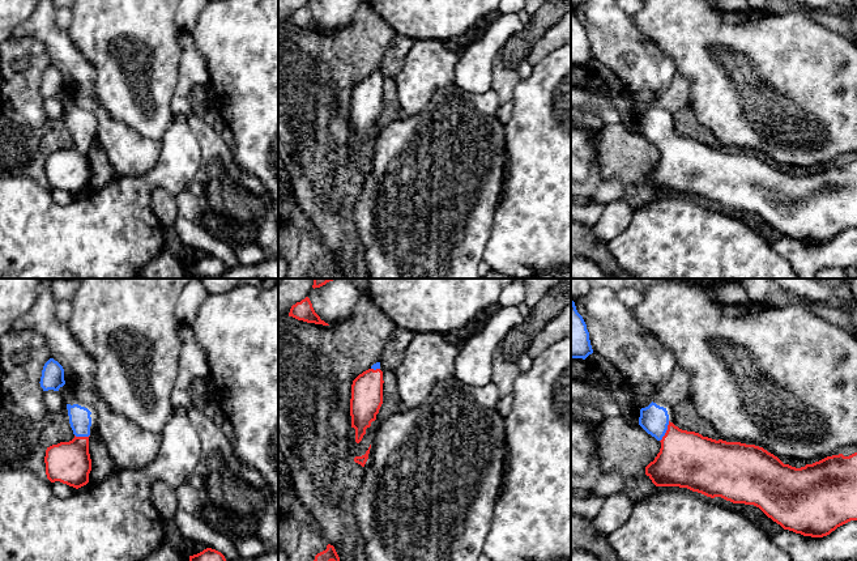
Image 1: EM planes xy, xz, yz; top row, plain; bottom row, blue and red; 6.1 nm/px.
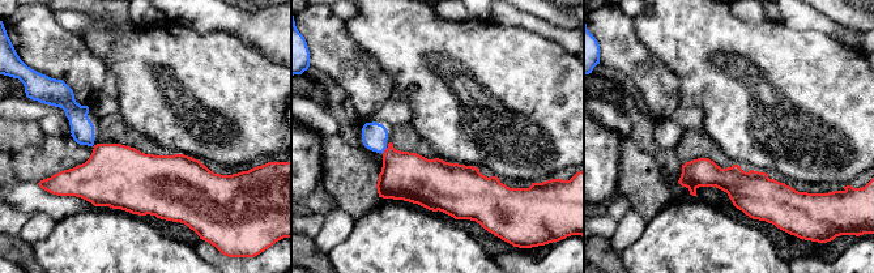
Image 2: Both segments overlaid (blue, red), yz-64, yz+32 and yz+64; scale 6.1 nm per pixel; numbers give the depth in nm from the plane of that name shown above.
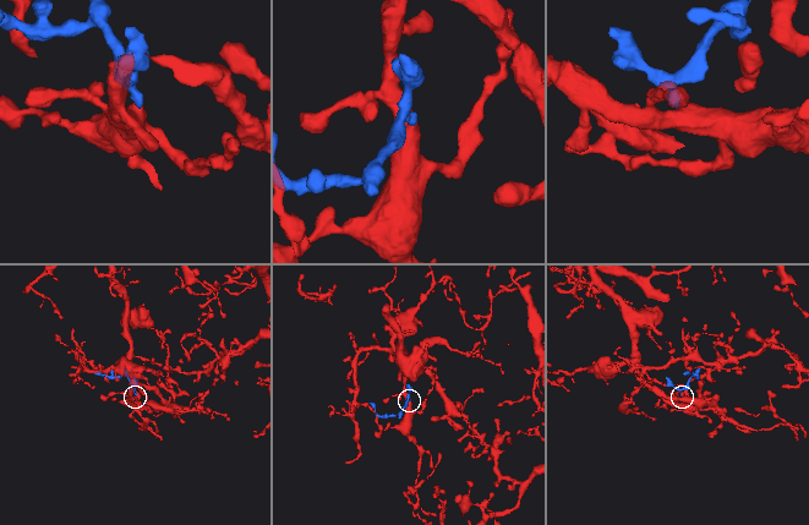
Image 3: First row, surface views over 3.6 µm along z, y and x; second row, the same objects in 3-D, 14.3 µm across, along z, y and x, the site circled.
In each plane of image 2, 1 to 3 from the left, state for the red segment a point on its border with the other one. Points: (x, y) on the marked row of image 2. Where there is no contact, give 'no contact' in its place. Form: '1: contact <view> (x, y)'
1: no contact
2: contact yz+32 (384, 149)
3: no contact

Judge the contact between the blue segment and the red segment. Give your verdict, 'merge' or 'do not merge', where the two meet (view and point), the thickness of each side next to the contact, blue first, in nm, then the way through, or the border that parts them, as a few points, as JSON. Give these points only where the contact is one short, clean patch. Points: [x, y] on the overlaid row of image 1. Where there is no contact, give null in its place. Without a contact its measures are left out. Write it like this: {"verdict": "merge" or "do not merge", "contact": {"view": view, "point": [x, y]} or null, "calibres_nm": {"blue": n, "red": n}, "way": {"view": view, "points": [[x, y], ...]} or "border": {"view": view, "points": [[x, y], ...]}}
{"verdict": "merge", "contact": {"view": "yz", "point": [665, 432]}, "calibres_nm": {"blue": 180, "red": 340}, "way": {"view": "yz", "points": [[653, 419], [665, 432], [686, 459]]}}

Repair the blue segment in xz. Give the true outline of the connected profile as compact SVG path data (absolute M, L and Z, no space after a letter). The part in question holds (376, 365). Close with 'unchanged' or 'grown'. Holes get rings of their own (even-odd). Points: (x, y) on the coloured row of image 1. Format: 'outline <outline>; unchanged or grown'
outline M380 362L359 374L351 384L350 416L355 429L355 442L359 443L366 429L376 420L383 404L383 371Z; grown

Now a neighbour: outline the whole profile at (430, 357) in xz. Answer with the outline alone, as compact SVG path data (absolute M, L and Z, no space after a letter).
M415 332L405 350L401 365L395 370L402 408L419 407L439 381L453 377L455 362L460 352L461 345L451 343L444 335Z

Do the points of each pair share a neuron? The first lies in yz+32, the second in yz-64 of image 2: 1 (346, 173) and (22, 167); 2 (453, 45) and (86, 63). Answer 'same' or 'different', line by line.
1: same
2: different

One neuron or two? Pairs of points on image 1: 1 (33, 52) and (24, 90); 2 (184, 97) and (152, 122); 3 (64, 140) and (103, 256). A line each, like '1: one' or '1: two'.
1: one
2: two
3: two

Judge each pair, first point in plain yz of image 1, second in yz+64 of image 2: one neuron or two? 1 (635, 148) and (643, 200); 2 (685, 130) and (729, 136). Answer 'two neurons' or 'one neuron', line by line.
1: one neuron
2: two neurons

